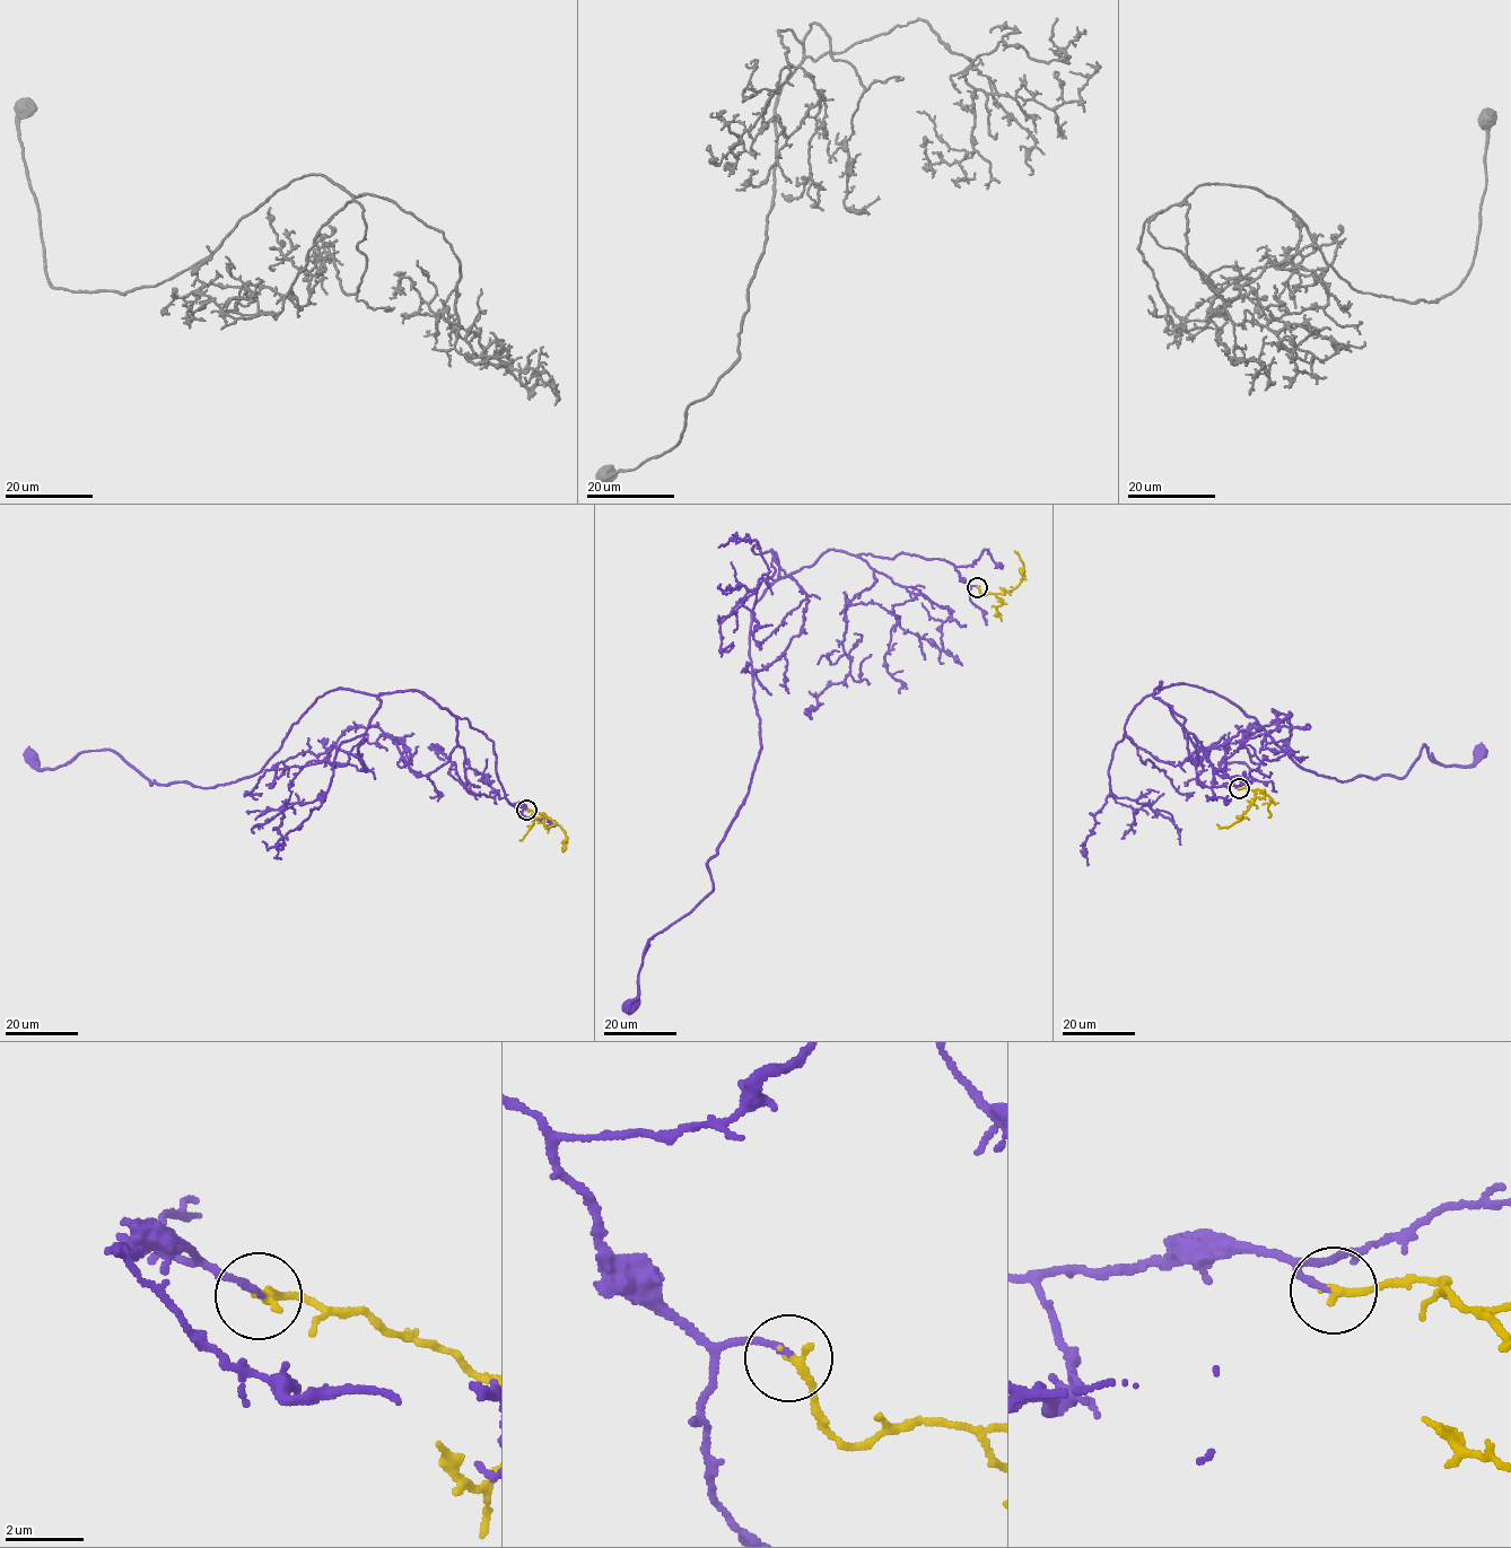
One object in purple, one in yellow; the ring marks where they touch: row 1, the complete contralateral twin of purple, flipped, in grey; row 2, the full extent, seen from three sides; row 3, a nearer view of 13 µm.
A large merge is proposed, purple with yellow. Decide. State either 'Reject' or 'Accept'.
Accept

